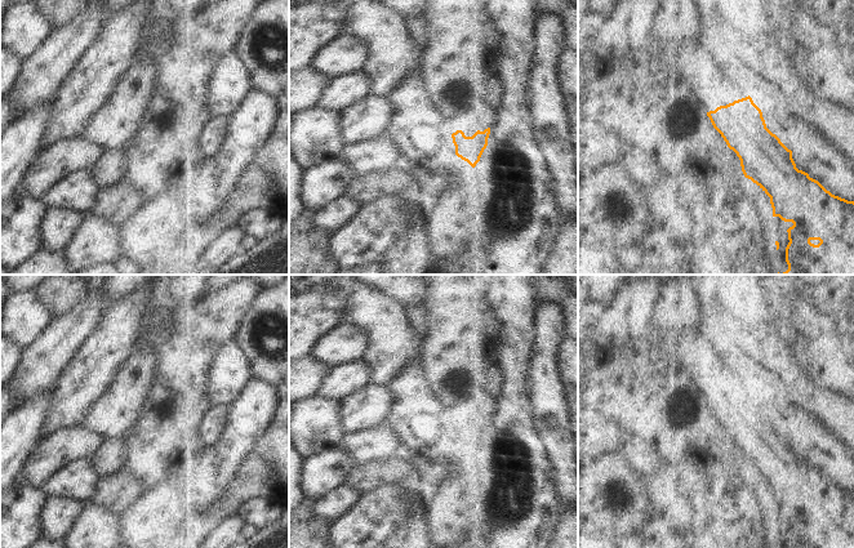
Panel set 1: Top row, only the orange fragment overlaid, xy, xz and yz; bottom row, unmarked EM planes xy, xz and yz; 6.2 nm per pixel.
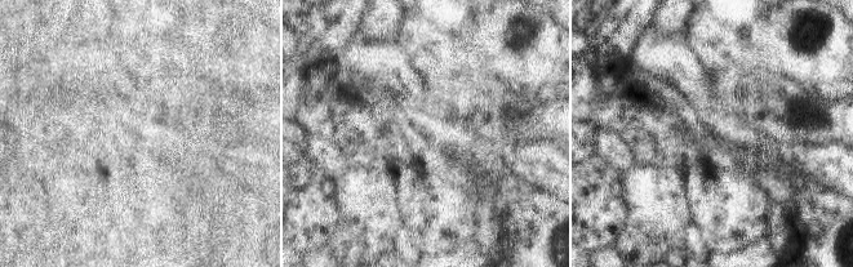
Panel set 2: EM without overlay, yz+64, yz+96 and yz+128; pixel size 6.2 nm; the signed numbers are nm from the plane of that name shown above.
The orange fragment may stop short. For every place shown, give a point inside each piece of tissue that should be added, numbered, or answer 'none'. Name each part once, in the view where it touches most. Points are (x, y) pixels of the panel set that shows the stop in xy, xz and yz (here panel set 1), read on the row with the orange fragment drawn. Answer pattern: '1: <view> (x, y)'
1: yz (714, 89)

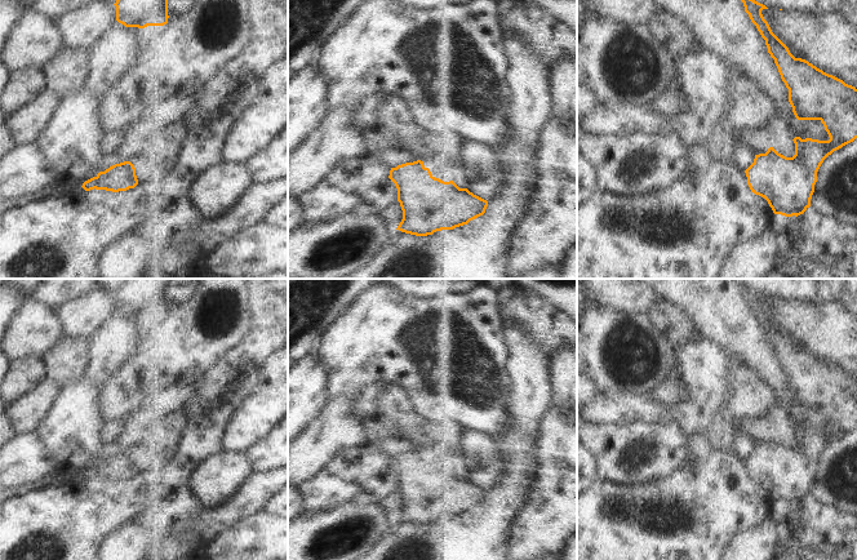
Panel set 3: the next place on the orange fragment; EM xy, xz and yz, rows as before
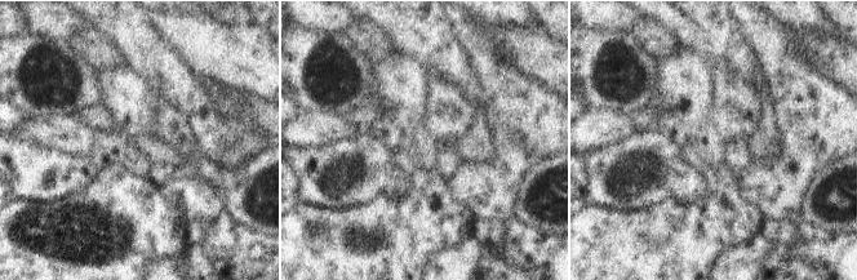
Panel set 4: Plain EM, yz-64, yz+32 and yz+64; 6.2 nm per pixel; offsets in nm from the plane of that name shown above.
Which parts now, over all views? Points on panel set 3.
none

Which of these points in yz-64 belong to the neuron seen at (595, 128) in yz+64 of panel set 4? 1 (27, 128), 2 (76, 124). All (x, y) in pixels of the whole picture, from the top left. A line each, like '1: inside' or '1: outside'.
1: inside
2: inside

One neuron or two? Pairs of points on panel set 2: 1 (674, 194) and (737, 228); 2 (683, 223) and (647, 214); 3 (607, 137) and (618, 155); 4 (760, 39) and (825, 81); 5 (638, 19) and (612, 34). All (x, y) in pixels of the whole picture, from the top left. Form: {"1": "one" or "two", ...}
{"1": "two", "2": "one", "3": "one", "4": "one", "5": "one"}

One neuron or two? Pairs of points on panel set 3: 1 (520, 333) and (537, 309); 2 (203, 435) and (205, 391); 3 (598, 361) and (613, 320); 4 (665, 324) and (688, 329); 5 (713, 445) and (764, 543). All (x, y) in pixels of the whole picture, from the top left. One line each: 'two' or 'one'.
1: two
2: one
3: one
4: one
5: two

